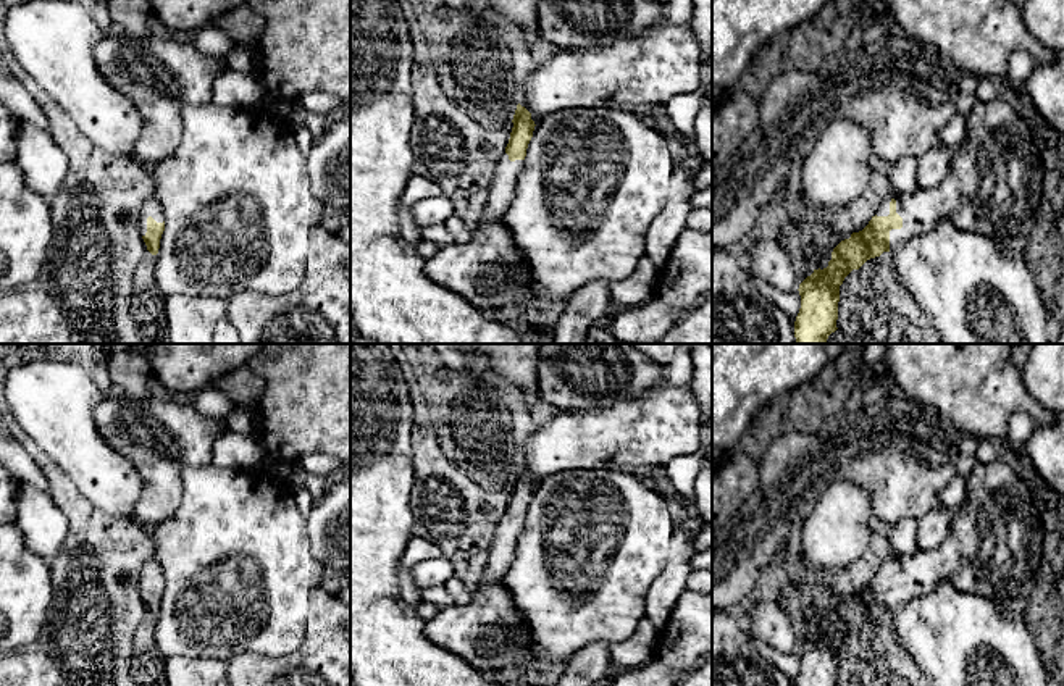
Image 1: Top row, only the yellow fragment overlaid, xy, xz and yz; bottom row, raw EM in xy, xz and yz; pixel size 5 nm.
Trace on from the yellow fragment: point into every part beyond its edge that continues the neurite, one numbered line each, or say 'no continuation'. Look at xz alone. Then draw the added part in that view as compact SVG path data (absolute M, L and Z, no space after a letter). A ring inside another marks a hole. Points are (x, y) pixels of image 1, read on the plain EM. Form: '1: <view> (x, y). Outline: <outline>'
1: xz (485, 628). Outline: M504 513L496 526L478 589L423 623L423 633L431 642L480 671L533 663L539 659L528 626L504 584L522 529L523 521L510 523Z

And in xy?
1: xy (152, 570). Outline: M150 560L142 567L140 579L139 579L139 588L140 588L140 596L145 597L147 594L147 579L152 578L157 584L163 584L163 573L161 567L158 562Z

